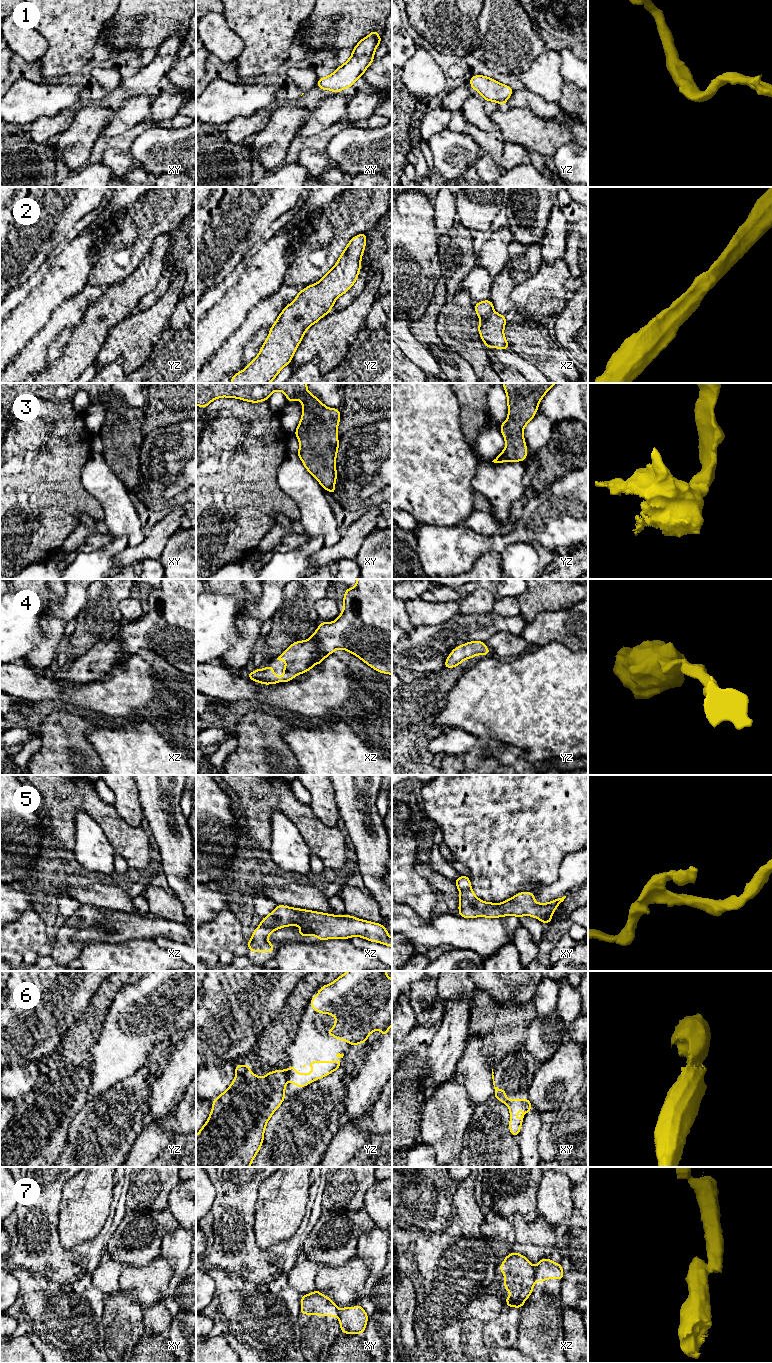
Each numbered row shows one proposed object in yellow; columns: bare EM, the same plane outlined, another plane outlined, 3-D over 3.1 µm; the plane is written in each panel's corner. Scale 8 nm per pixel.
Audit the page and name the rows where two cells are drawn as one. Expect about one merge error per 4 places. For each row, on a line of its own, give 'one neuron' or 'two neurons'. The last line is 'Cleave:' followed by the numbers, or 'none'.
1: one neuron
2: one neuron
3: one neuron
4: one neuron
5: one neuron
6: two neurons
7: two neurons
Cleave: 6, 7

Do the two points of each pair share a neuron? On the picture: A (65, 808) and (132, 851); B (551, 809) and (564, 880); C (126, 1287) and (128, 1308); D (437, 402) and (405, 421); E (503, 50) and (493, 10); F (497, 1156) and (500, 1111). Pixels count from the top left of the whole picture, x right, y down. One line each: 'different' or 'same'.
A: same
B: different
C: different
D: same
E: same
F: same

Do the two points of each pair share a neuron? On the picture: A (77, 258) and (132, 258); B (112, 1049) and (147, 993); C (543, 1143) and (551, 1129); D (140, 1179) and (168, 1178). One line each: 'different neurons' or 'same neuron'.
A: different neurons
B: same neuron
C: same neuron
D: same neuron

